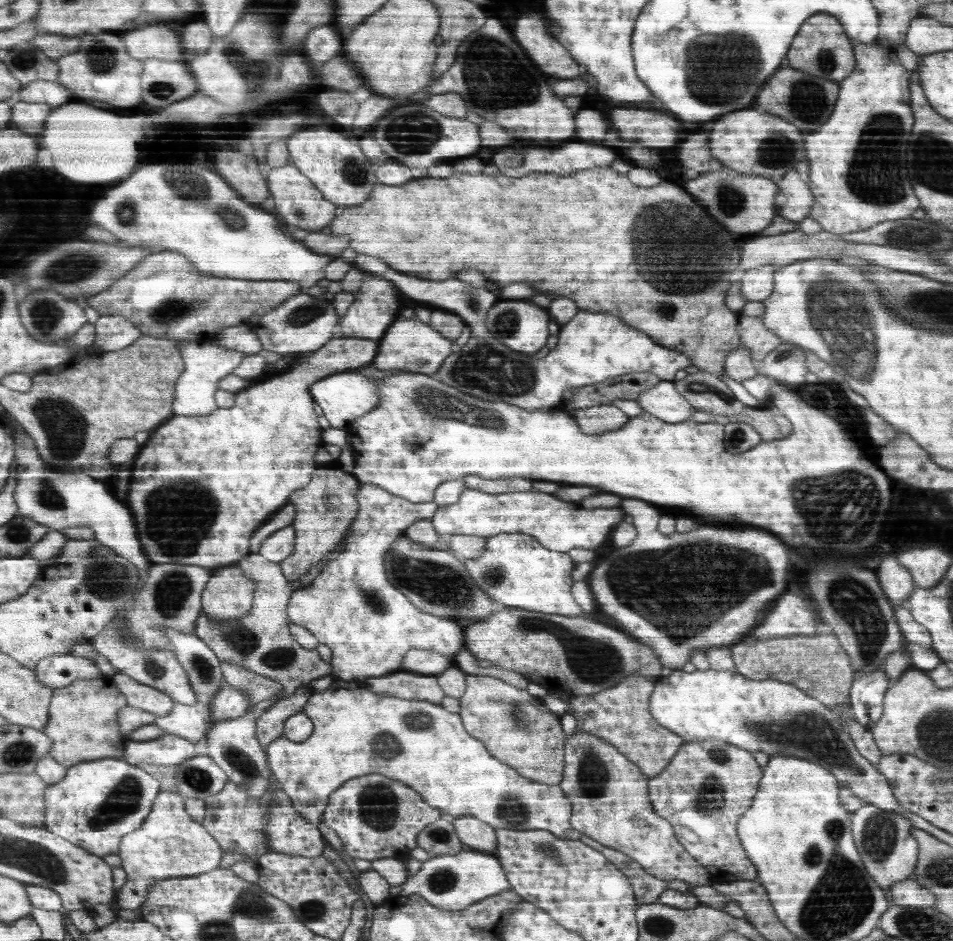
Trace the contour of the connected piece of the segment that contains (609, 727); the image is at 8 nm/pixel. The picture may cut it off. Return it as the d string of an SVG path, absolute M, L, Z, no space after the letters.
M632 674L612 688L601 693L573 697L568 700L569 712L576 719L577 730L604 738L606 743L617 747L622 755L628 756L649 779L665 770L685 744L680 734L661 726L651 713L651 696L654 682L644 676Z

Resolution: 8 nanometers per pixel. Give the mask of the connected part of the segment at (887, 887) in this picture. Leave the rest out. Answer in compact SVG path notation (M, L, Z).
M866 805L856 810L851 816L853 839L857 844L862 862L869 871L874 883L885 892L886 898L892 900L891 890L895 885L913 877L916 872L920 846L913 836L914 826L909 819L881 807Z

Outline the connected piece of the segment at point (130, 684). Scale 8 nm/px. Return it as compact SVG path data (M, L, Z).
M119 672L113 679L118 683L118 688L128 697L130 706L144 708L159 717L168 716L176 706L176 700L172 695L140 682L126 673Z

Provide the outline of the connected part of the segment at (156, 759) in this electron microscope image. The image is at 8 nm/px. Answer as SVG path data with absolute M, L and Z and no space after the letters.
M166 732L166 735L146 742L129 741L125 760L134 765L142 762L180 765L196 757L196 748L196 743Z

